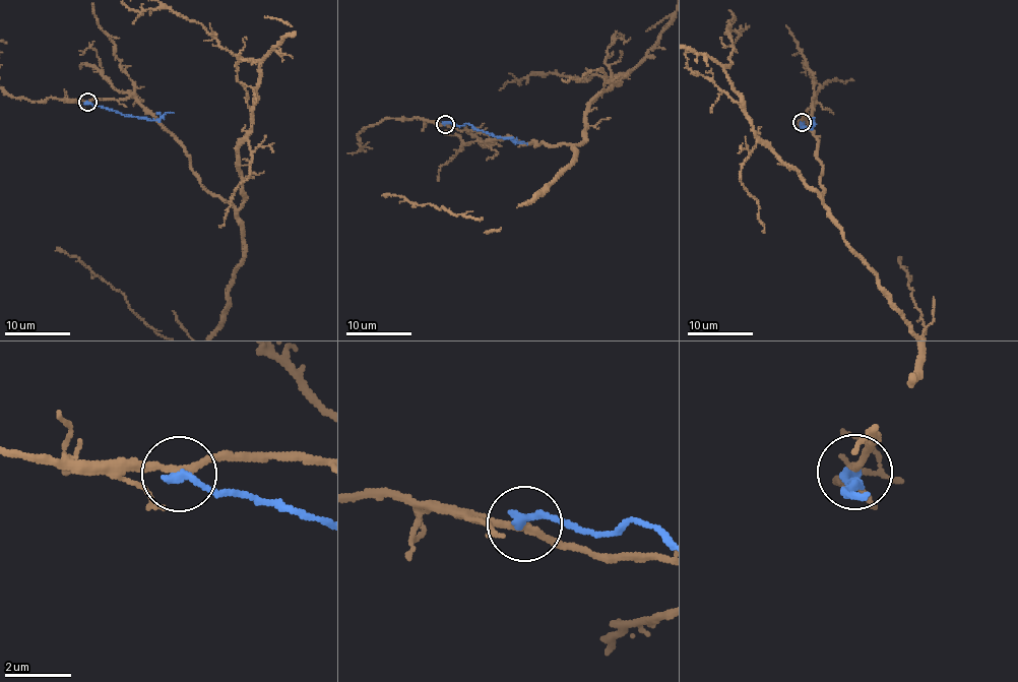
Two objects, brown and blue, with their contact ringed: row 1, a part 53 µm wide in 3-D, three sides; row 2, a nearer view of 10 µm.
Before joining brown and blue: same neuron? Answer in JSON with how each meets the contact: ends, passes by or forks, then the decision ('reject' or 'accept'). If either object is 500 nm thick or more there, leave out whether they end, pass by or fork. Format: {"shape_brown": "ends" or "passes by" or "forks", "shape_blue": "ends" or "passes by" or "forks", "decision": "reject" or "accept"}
{"shape_brown": "passes by", "shape_blue": "ends", "decision": "reject"}

